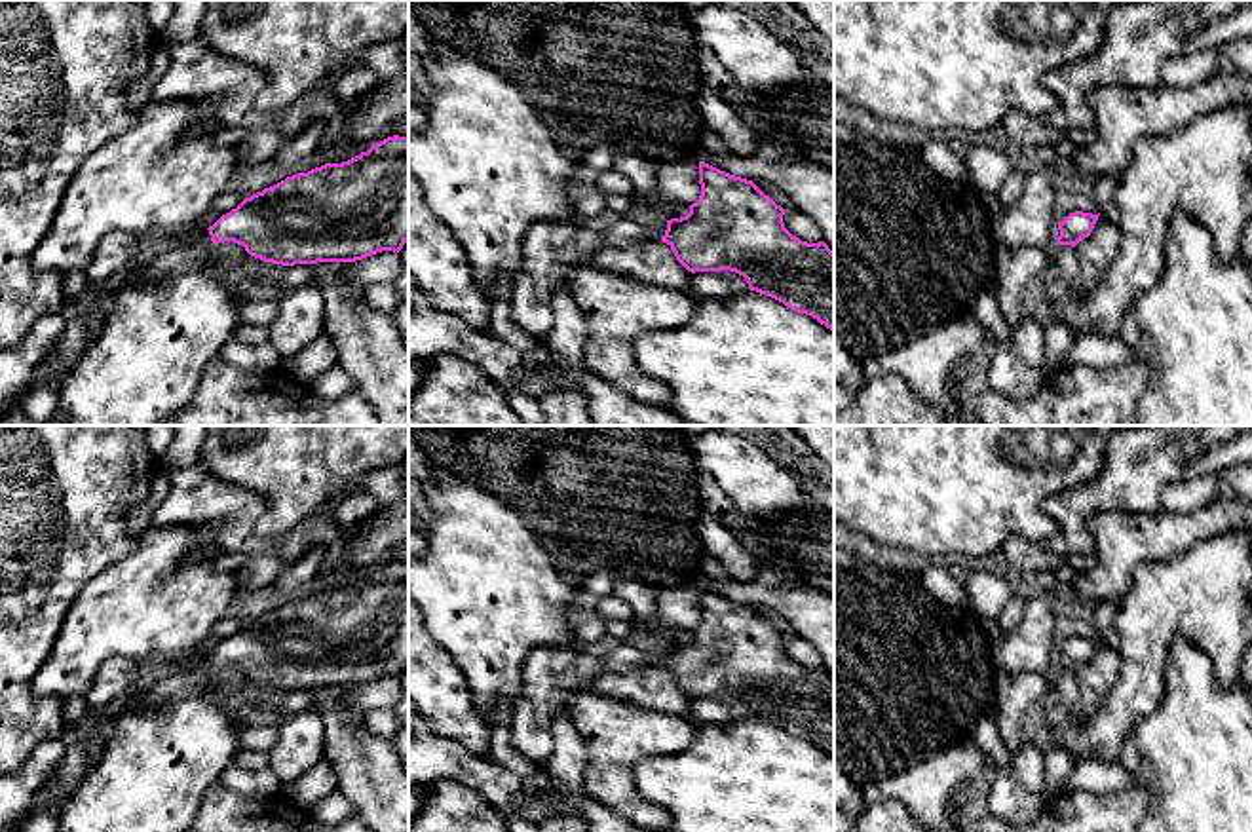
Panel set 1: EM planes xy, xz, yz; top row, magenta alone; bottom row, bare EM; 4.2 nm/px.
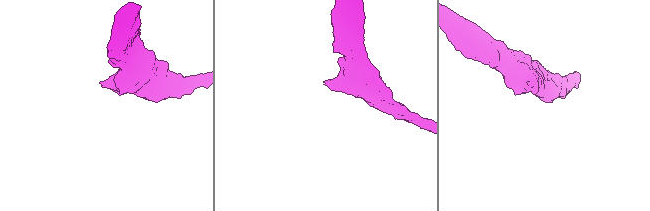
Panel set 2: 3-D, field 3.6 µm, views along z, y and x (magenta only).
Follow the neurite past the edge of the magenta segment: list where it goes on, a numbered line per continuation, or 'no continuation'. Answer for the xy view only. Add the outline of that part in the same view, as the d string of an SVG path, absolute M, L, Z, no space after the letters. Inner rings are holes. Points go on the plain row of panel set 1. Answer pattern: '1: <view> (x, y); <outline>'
1: xy (179, 686); M205 655L203 667L198 669L198 671L192 671L192 672L175 672L175 671L173 671L169 676L165 676L165 678L161 678L161 680L158 680L158 682L152 682L152 684L146 684L146 686L139 686L139 691L133 695L133 699L127 703L127 707L125 707L123 710L127 710L127 709L142 709L142 710L148 712L148 710L158 710L158 709L161 709L161 707L165 707L165 705L173 705L173 703L179 703L179 701L186 701L186 699L194 699L194 697L203 695L203 691L205 691L203 671L205 671L209 665L211 665L209 655ZM122 710L122 712L123 712L123 710ZM120 712L120 714L122 714L122 712ZM118 714L118 716L120 716L120 714ZM116 716L116 718L118 718L118 716ZM116 718L103 720L103 722L99 722L99 724L95 724L95 726L89 726L89 728L85 729L85 733L84 733L82 739L72 741L70 745L66 745L66 754L65 754L65 758L61 760L57 773L51 777L51 781L49 781L42 790L38 790L38 794L36 794L36 798L34 798L32 809L15 824L15 828L13 828L11 832L21 830L23 821L25 821L30 813L47 809L57 798L61 798L61 796L65 796L65 794L68 794L68 792L72 792L72 790L76 788L76 785L85 777L87 760L89 760L89 750L91 750L91 741L93 741L93 739L104 739L104 741L108 741Z

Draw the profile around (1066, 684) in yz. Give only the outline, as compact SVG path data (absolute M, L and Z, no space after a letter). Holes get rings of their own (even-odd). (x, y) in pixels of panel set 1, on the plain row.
M1054 671L1053 684L1060 695L1060 701L1070 709L1077 709L1081 693L1079 693L1079 684L1077 684L1075 672Z

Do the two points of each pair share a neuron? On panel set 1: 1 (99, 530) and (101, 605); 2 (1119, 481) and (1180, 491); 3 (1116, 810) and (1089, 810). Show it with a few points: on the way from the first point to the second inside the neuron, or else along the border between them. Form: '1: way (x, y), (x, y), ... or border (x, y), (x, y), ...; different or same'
1: border (139, 544), (130, 555), (101, 568), (73, 603); different
2: border (1207, 473), (1171, 483), (1161, 494), (1161, 508); different
3: way (1110, 810), (1095, 810); same

